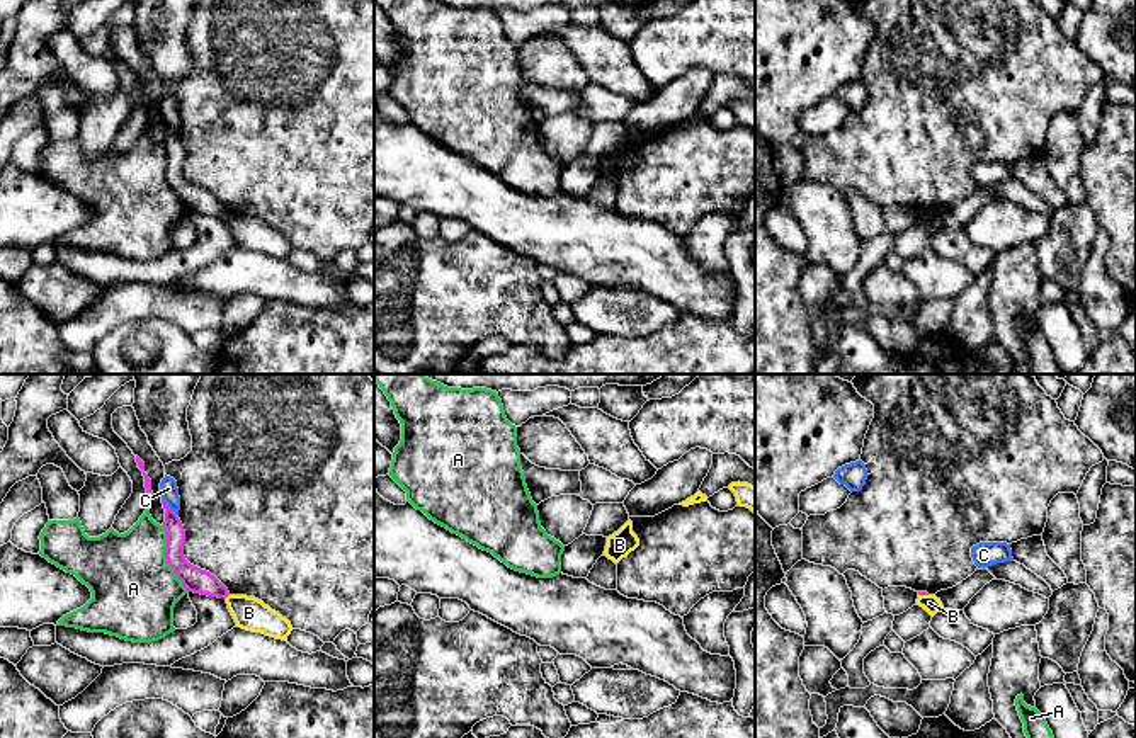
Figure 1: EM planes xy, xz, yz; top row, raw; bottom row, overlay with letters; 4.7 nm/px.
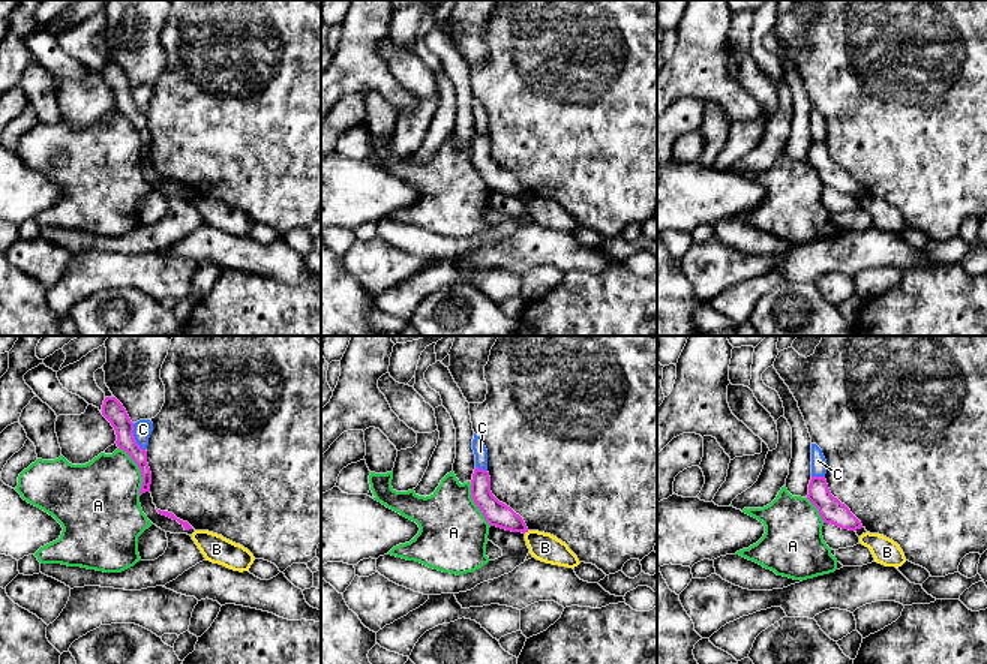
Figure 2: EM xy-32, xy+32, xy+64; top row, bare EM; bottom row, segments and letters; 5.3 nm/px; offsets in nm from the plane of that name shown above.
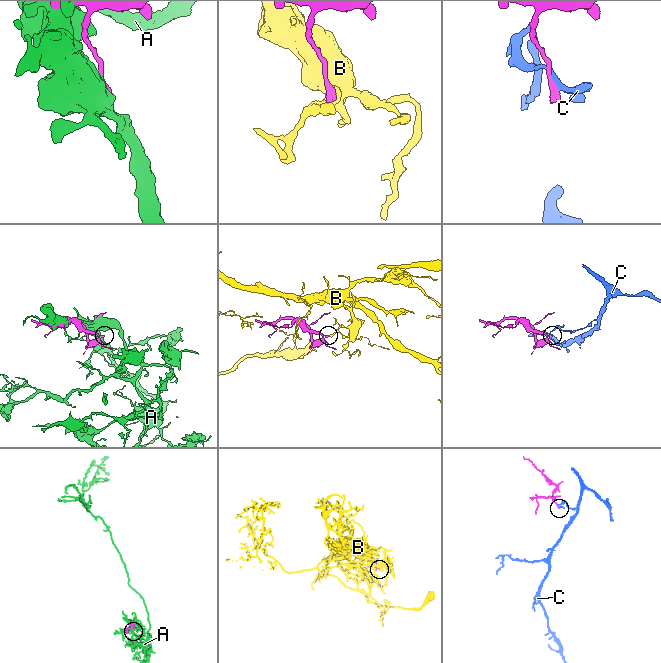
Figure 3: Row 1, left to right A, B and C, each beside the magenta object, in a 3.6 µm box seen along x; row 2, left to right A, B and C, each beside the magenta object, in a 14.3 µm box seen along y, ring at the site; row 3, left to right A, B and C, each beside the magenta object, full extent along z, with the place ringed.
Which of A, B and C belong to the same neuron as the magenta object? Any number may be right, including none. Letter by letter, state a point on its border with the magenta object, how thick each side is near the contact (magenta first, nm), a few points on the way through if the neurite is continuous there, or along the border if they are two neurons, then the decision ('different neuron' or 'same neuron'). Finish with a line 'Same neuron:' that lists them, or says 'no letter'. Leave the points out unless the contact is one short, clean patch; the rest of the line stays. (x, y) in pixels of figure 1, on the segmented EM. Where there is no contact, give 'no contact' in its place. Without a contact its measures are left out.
A: meets magenta in xy at (167, 560); 120 nm thick on the magenta side, 400 nm on the other; different neuron
B: meets magenta in xy at (227, 596); 120 nm thick on the magenta side, 160 nm on the other; border along xy (228, 594), (225, 597); different neuron
C: meets magenta in xy at (169, 507); 100 nm thick on the magenta side, 80 nm on the other; border along xy (162, 497), (177, 516); different neuron
Same neuron: no letter

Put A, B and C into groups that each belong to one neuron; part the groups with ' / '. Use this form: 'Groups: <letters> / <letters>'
Groups: A / B / C

